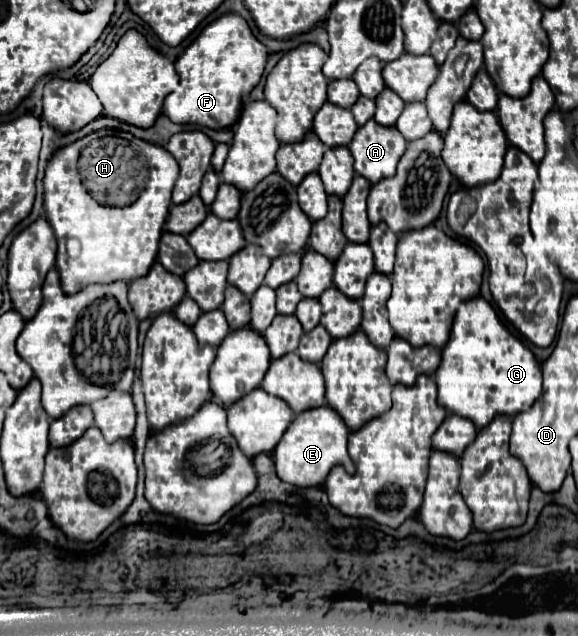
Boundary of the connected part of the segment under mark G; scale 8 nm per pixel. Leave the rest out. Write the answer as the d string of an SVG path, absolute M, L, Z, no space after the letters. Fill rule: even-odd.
M483 297L461 303L451 329L451 339L443 347L441 357L441 365L435 373L439 405L455 415L471 419L477 429L485 427L495 415L513 417L527 411L543 393L541 367L535 355L507 331L495 309Z

